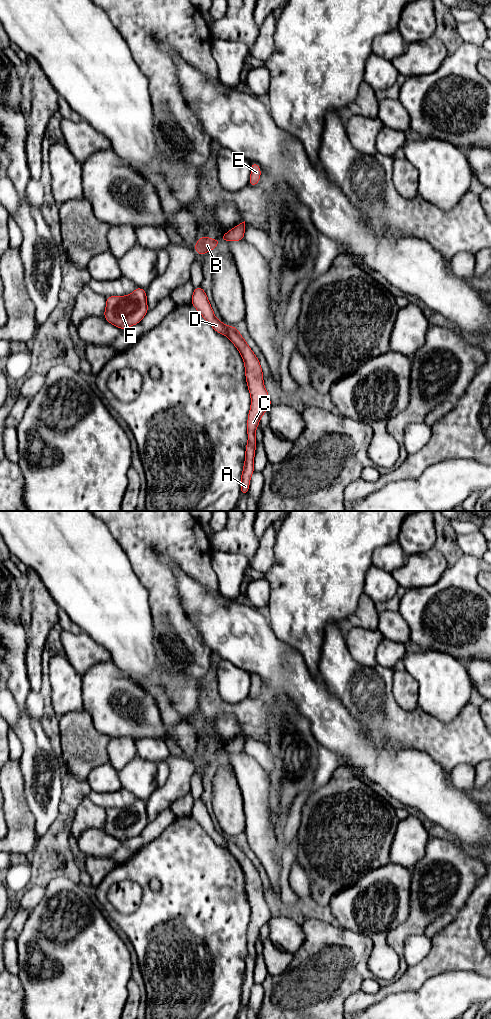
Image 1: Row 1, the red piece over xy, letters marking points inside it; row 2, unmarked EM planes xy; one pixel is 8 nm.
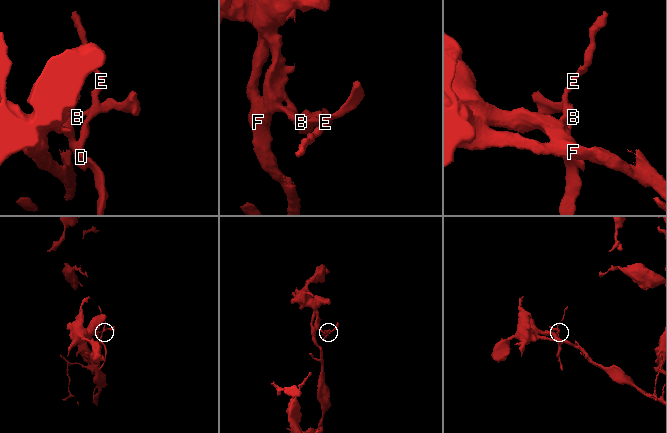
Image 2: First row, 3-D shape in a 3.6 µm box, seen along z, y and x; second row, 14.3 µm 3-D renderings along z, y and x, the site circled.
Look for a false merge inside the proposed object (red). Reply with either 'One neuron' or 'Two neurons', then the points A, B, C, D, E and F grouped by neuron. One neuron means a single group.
Two neurons. Groups: A C E / B D F

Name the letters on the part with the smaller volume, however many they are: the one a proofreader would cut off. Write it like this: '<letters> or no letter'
A, C, E

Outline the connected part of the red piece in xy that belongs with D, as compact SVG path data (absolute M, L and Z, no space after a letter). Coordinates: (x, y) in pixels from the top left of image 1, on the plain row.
M202 798L194 800L191 815L216 844L226 847L227 837L220 834L215 829L213 821Z

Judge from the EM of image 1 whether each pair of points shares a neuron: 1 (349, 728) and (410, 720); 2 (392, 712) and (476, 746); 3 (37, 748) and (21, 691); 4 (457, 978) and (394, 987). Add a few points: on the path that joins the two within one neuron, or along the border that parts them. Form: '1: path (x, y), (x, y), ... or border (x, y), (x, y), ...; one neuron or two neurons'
1: border (347, 709), (375, 738), (383, 739); two neurons
2: path (413, 729), (427, 733), (445, 742), (455, 742); one neuron
3: path (31, 734), (25, 726), (21, 705); one neuron
4: border (444, 972), (428, 978), (415, 990), (401, 992); two neurons

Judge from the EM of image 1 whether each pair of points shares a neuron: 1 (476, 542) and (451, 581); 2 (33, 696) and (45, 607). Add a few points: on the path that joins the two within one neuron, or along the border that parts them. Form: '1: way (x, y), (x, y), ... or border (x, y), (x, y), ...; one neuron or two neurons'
1: border (463, 553), (480, 559); two neurons
2: border (31, 689), (38, 691); two neurons

